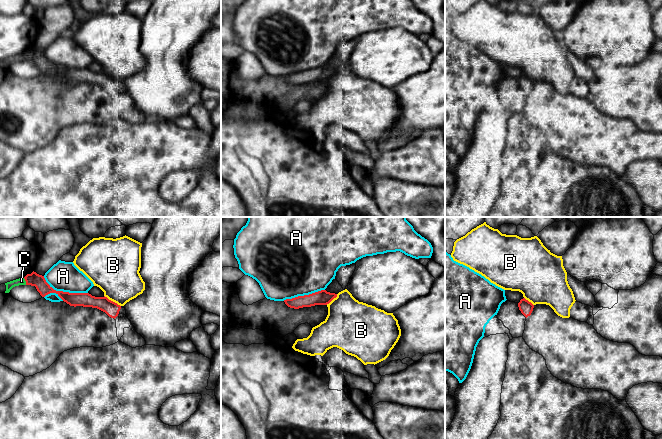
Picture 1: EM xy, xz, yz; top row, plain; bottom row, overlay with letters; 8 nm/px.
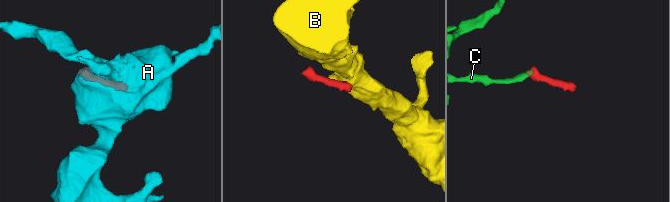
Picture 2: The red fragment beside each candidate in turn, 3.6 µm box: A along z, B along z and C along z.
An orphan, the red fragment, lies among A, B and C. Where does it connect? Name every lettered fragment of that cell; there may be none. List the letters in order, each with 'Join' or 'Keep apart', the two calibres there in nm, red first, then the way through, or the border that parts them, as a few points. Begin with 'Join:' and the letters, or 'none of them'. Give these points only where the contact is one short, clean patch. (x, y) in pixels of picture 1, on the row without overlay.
Join: none of them
A: Keep apart. Thickness 110 nm (red) against 240 nm
B: Keep apart. Thickness 120 nm (red) against 380 nm
C: Keep apart. Thickness 110 nm (red) against 60 nm. Boundary: xy (23, 53), (26, 60)

